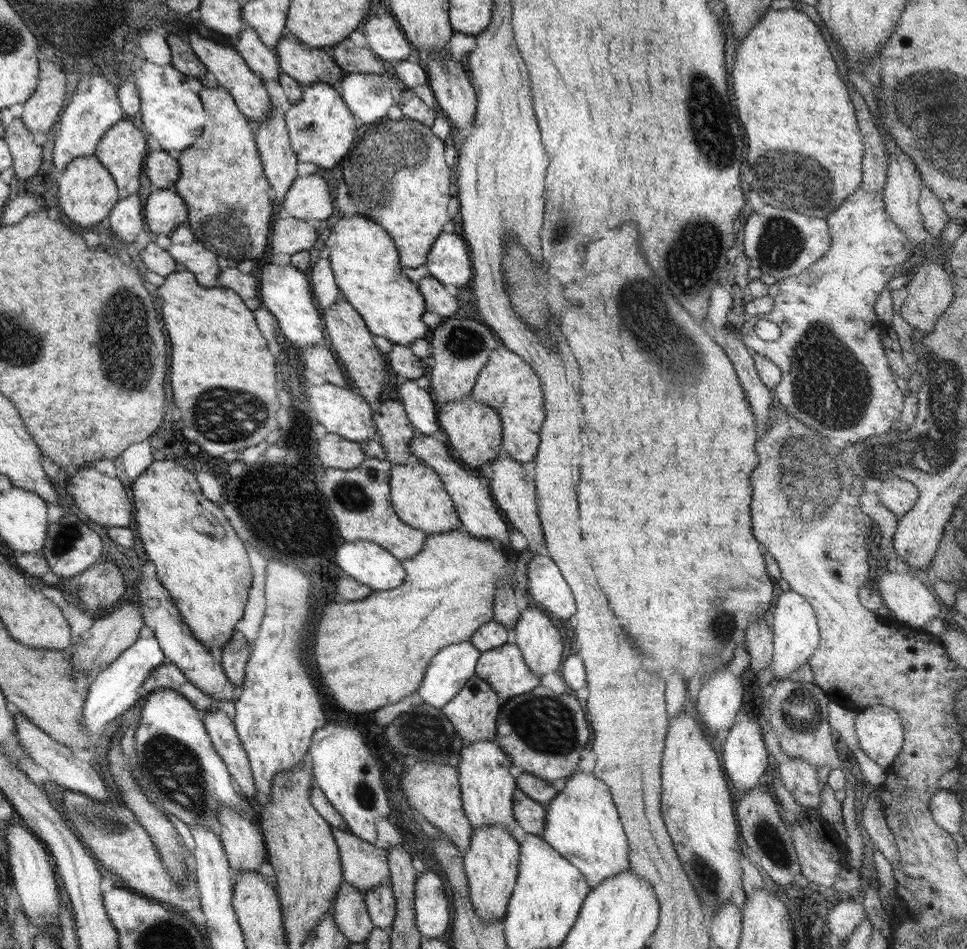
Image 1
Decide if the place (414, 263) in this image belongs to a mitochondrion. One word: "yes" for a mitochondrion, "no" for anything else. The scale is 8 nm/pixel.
no

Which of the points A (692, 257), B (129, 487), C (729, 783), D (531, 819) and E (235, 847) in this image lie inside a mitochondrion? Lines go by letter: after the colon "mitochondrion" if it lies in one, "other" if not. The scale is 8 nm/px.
A: mitochondrion
B: other
C: other
D: other
E: other

